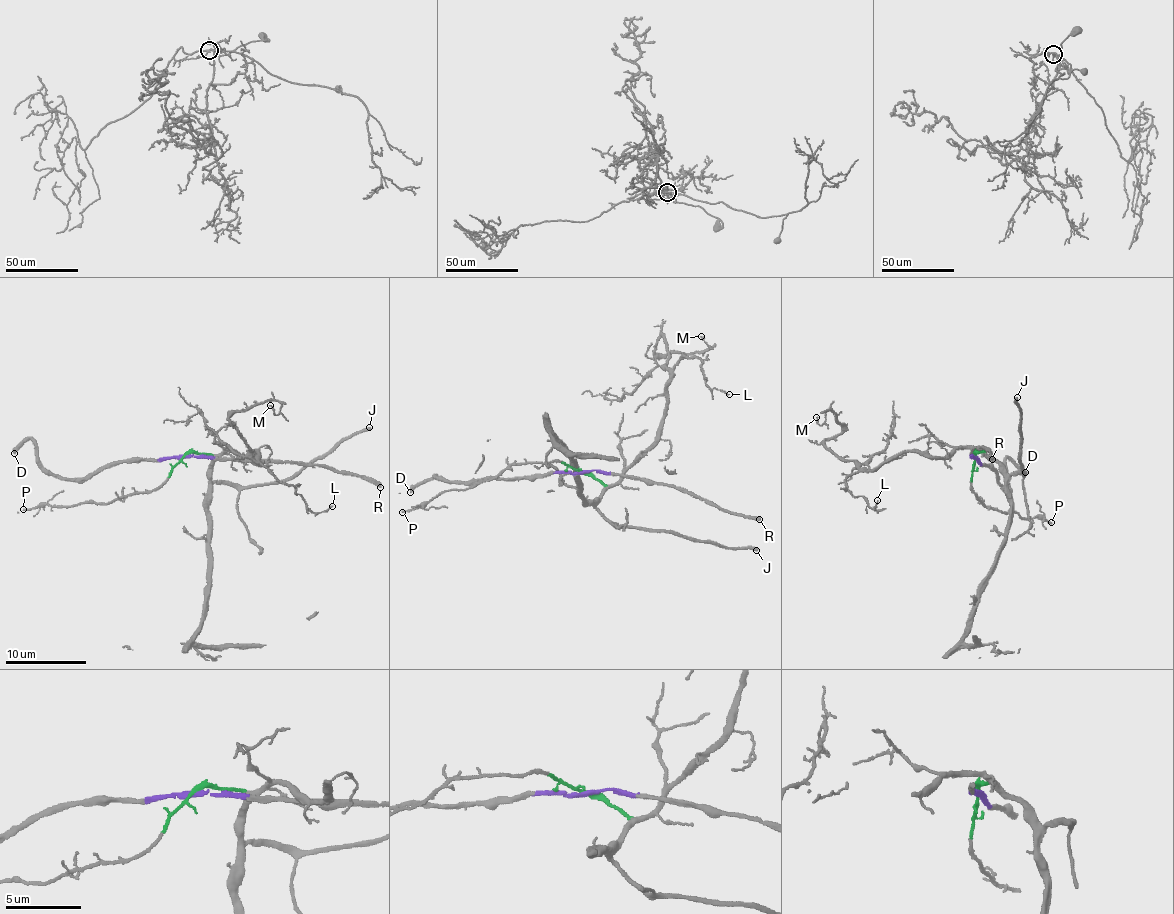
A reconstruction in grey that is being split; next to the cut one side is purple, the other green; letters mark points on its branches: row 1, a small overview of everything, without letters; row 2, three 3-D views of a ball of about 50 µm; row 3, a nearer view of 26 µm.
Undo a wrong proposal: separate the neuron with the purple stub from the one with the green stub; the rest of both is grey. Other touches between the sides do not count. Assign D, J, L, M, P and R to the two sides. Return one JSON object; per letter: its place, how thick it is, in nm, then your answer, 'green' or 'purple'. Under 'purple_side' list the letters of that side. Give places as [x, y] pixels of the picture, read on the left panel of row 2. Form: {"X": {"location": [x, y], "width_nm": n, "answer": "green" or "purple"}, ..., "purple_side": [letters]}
{"D": {"location": [14, 453], "width_nm": 320, "answer": "purple"}, "J": {"location": [369, 427], "width_nm": 300, "answer": "green"}, "L": {"location": [332, 506], "width_nm": 110, "answer": "green"}, "M": {"location": [270, 405], "width_nm": 120, "answer": "green"}, "P": {"location": [23, 509], "width_nm": 160, "answer": "green"}, "R": {"location": [380, 487], "width_nm": 280, "answer": "purple"}, "purple_side": ["D", "R"]}

